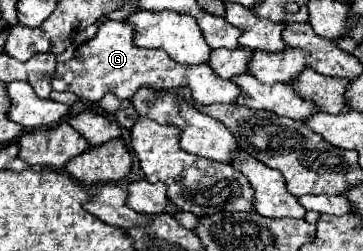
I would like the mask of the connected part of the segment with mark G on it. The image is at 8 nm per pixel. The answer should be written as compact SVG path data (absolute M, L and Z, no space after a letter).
M106 20L104 24L100 24L98 34L80 48L76 48L72 60L58 64L52 80L54 90L60 92L68 90L90 102L98 102L106 92L114 92L118 98L132 98L134 92L142 86L156 90L188 86L196 104L216 104L216 102L234 104L234 100L240 96L240 88L232 80L222 80L208 64L186 66L174 62L162 50L138 48L134 44L134 28L130 28L126 20L122 22Z

